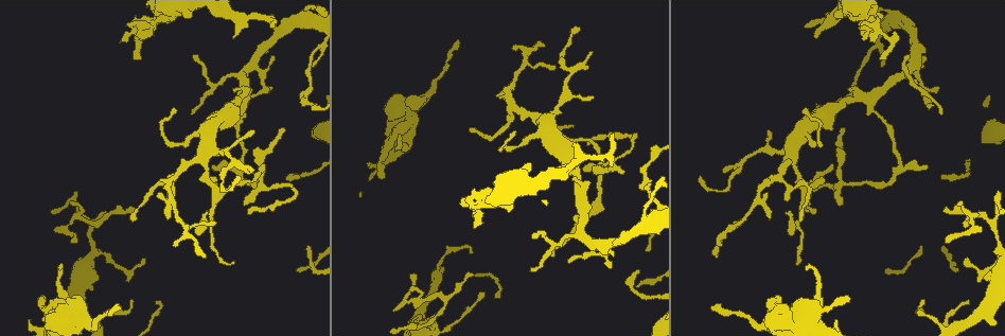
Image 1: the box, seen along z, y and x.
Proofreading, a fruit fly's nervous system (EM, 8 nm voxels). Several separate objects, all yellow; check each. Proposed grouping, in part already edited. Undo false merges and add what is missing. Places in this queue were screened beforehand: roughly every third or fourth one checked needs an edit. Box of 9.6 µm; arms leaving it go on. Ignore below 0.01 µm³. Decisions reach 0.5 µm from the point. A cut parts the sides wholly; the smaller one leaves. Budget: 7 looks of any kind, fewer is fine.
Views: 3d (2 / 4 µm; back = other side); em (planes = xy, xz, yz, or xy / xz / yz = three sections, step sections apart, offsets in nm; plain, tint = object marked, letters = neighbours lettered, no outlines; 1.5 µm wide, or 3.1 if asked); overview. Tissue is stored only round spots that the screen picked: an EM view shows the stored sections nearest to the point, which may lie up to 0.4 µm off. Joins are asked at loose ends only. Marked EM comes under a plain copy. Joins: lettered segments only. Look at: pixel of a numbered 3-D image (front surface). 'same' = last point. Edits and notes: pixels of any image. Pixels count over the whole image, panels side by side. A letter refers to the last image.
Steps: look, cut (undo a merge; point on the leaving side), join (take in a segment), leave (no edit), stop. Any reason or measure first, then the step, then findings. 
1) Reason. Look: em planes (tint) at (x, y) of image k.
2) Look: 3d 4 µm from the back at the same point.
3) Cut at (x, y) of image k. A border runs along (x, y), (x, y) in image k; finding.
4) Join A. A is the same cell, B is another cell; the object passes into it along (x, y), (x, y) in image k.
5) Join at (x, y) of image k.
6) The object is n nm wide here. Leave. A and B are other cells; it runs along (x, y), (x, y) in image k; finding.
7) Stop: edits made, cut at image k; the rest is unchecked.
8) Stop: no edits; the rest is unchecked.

Thin end. Look: em planes (letters) at (805, 28) of image 1.

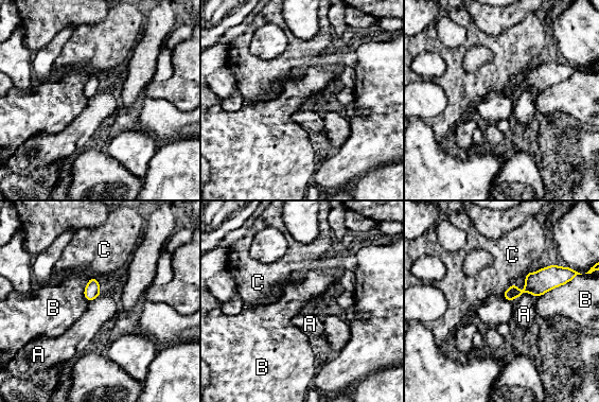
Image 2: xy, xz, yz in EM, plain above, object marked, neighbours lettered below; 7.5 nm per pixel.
Leave. A, B and C are other cells; no lettered segment goes on from it.

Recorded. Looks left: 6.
Stops while still wide. Look: em planes (letters) at (53, 300) of image 1.

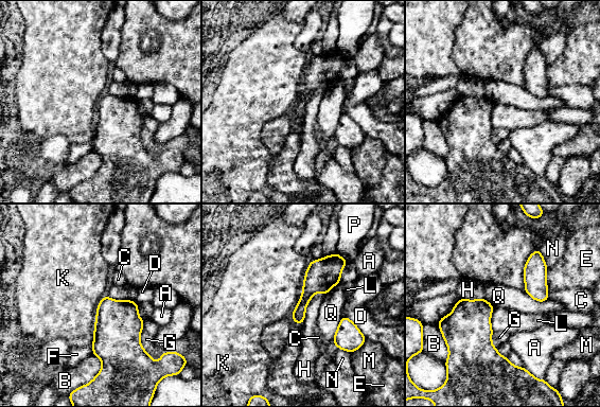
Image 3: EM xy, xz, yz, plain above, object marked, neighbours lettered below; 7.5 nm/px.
Leave. A, B, C, D, E, F, G, H, K, L, M, N, P and Q are other cells; a border runs along (322, 293), (312, 297), (301, 323) in image 3; no lettered segment goes on from it.

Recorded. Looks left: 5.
Tapers out. Look: 3d 4 µm at (119, 308) of image 1.

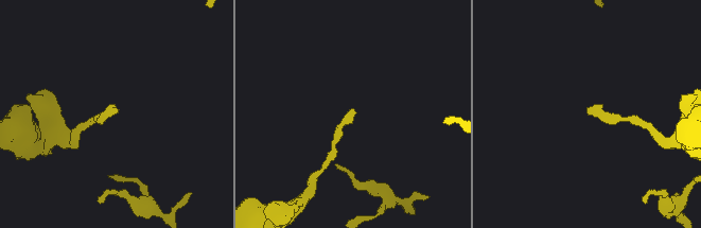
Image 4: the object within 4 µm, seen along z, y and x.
Look: em planes (tint) at (351, 110) of image 4.

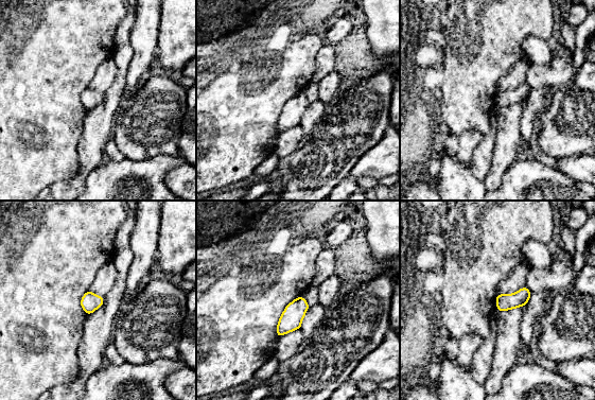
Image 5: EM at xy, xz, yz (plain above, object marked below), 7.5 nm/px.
See the neighbours. Look: em planes (letters) at the same point.

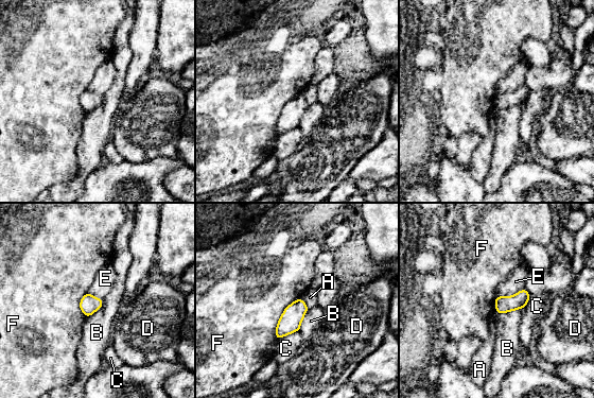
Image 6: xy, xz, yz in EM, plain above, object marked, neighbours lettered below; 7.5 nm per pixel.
Leave. A, B, C, D, E and F are other cells; a border runs along (300, 297), (283, 311), (276, 340) in image 6; none of them fits.

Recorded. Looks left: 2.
Stop: no edits; the rest is unchecked.

